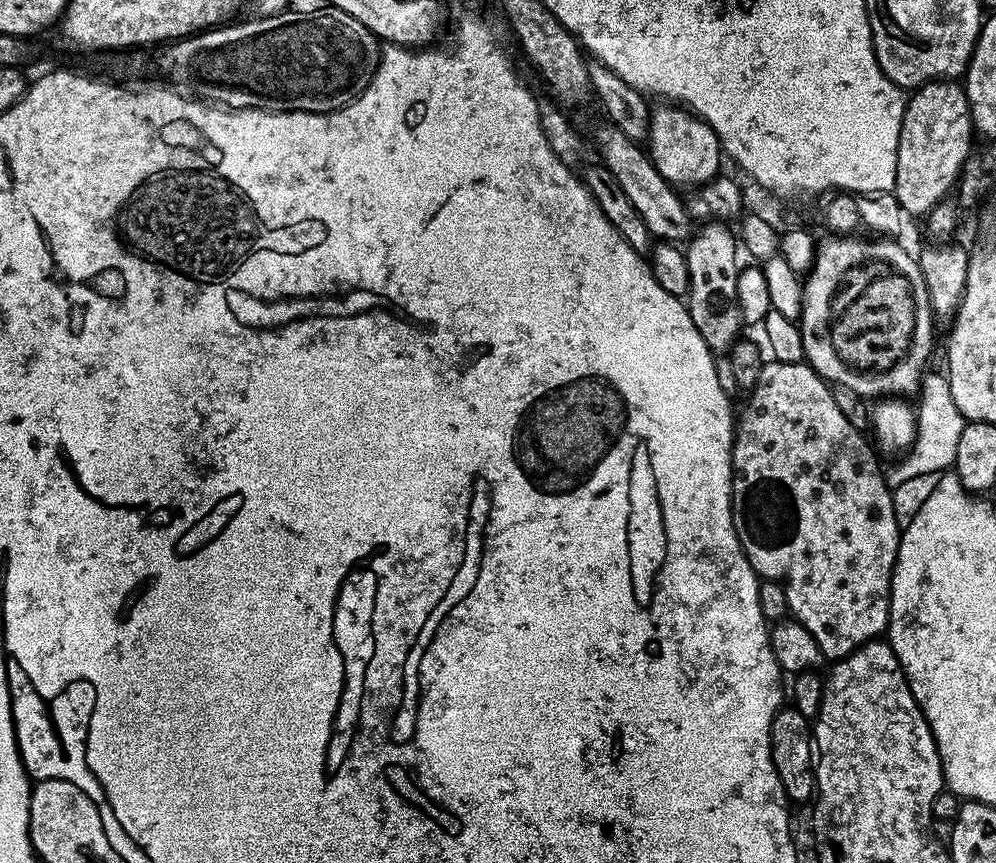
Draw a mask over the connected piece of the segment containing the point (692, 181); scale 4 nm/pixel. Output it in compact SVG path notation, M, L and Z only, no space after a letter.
M660 106L664 108L653 107L650 112L648 122L648 139L646 141L646 151L652 158L652 165L666 178L669 184L677 189L696 190L701 184L710 182L721 171L720 160L722 161L722 149L720 139L714 134L714 130L706 121L701 120L699 116L692 115L691 111L685 110L680 106Z

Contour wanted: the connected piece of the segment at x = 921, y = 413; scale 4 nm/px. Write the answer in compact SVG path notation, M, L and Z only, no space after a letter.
M925 371L921 375L921 385L918 389L920 406L917 405L916 408L916 437L902 458L905 459L896 466L889 467L885 473L885 480L893 490L898 490L898 487L916 478L943 473L951 469L956 462L958 443L966 421L954 404L947 377L941 371L932 371Z

